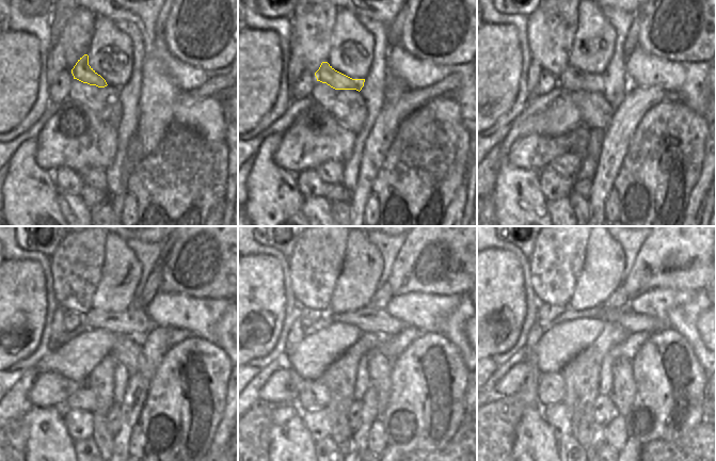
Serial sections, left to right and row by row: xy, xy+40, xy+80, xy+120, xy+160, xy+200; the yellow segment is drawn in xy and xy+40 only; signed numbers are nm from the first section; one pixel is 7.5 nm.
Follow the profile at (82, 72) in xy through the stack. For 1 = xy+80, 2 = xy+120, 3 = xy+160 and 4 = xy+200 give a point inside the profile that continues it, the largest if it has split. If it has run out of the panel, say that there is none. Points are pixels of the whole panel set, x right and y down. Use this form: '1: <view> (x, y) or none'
1: xy+80 (571, 79)
2: xy+120 (132, 320)
3: xy+160 (368, 319)
4: xy+200 (633, 322)

